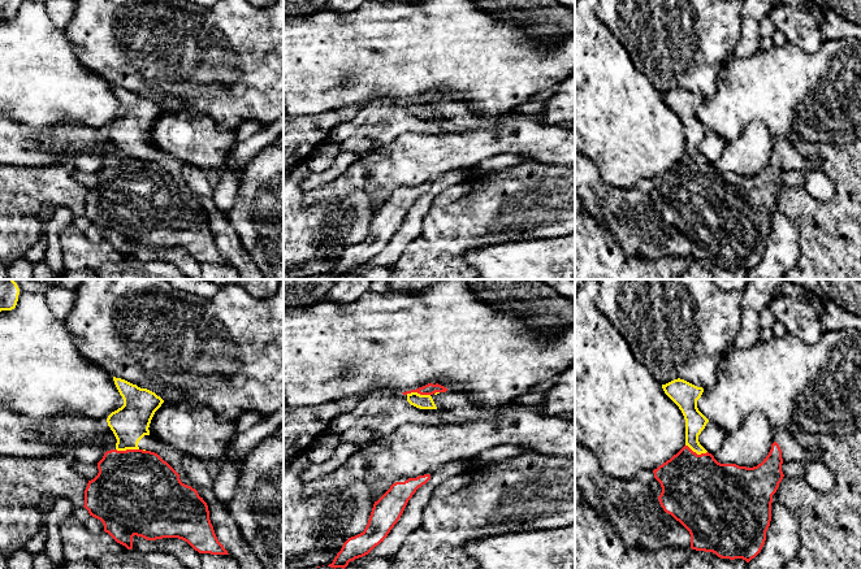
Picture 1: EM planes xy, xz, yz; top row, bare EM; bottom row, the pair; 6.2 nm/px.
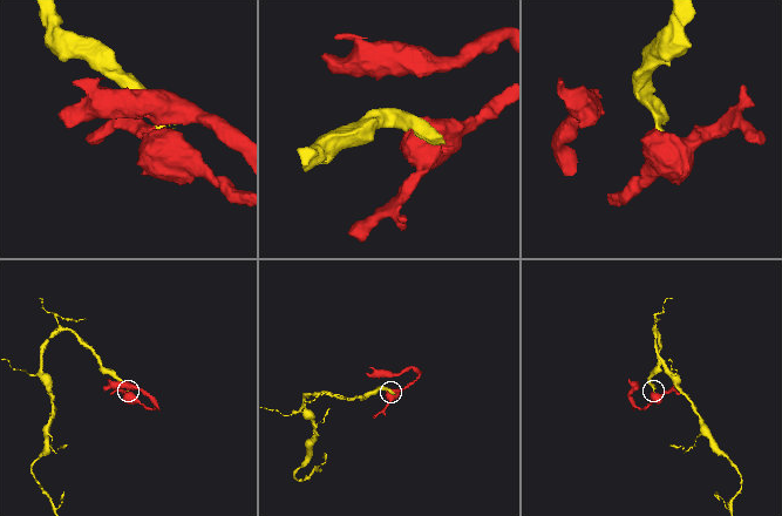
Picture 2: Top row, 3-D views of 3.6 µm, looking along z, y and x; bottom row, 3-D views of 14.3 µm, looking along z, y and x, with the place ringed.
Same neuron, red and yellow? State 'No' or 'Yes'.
Yes

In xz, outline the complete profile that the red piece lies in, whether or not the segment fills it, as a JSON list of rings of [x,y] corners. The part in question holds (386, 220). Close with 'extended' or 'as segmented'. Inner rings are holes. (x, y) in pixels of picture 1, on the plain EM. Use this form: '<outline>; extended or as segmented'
[[[430,183],[395,191],[373,213],[368,233],[363,242],[349,247],[328,275],[345,278],[350,270],[368,264],[388,246],[401,227],[408,209],[419,196],[430,188]]]; as segmented

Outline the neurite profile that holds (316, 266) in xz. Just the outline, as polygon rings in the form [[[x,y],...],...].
[[[342,255],[329,256],[326,259],[312,259],[303,265],[299,265],[287,272],[287,279],[302,279],[307,277],[316,277],[329,274],[333,272]]]

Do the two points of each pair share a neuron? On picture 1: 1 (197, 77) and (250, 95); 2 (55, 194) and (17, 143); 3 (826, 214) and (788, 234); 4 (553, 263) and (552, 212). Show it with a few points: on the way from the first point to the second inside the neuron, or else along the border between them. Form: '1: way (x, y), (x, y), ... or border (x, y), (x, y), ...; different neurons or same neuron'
1: way (210, 77), (232, 77), (237, 82); same neuron
2: border (64, 157), (59, 157), (47, 165), (13, 166); different neurons
3: border (774, 209), (784, 213), (797, 226), (797, 260); different neurons
4: border (561, 235), (522, 240); different neurons

